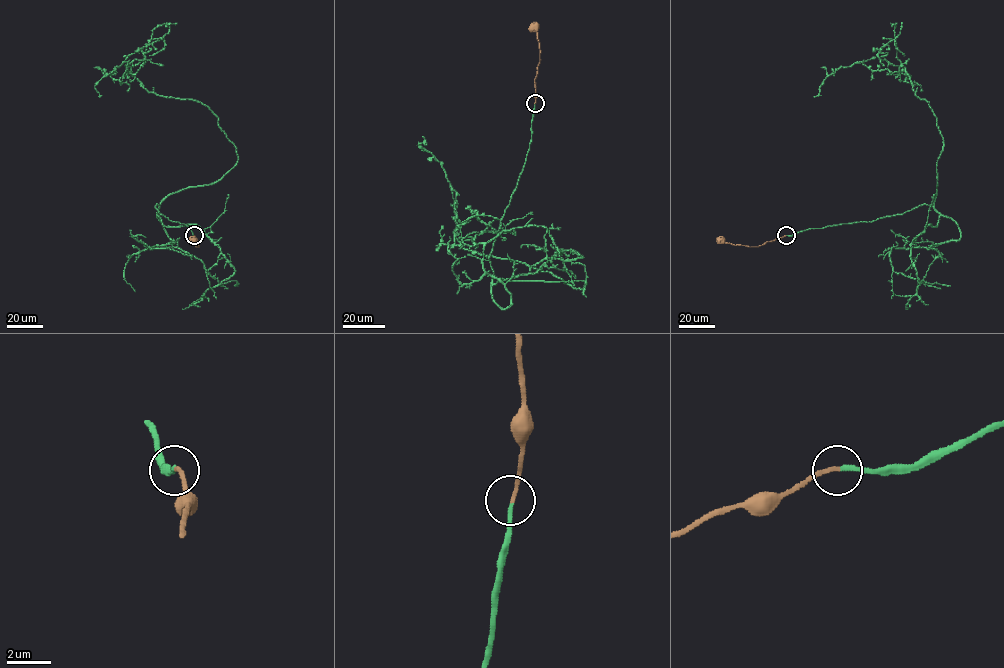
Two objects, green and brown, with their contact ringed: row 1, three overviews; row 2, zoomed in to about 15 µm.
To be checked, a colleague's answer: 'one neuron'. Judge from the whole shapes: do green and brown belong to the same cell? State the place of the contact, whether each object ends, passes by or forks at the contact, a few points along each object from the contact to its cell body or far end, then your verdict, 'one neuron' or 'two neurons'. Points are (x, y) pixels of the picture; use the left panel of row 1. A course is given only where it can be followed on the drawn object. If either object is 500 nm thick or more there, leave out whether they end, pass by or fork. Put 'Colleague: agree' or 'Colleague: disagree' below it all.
(194, 235) | green ends | brown ends | green via (194, 235), (155, 207), (236, 163), (218, 118), (150, 92), (126, 61), (100, 80), (98, 96) | brown via (194, 235), (198, 247), (195, 240) | one neuron
Colleague: agree

